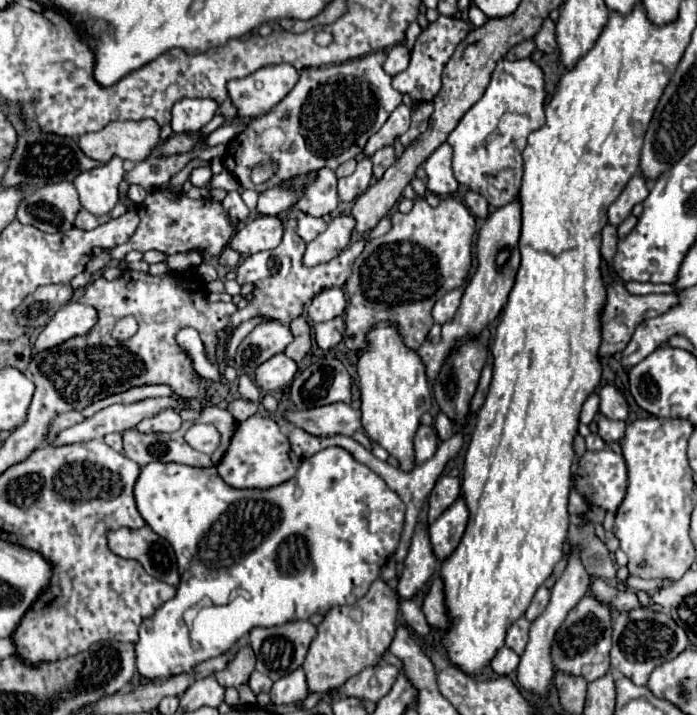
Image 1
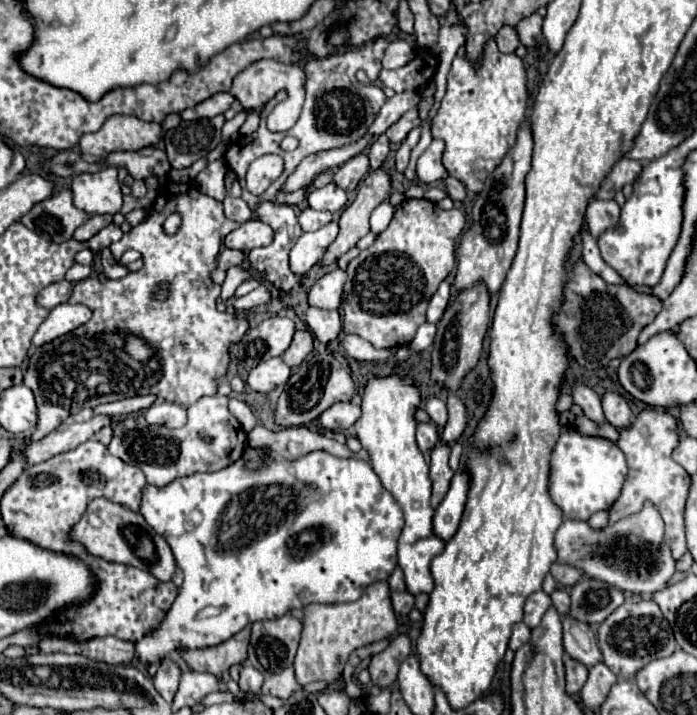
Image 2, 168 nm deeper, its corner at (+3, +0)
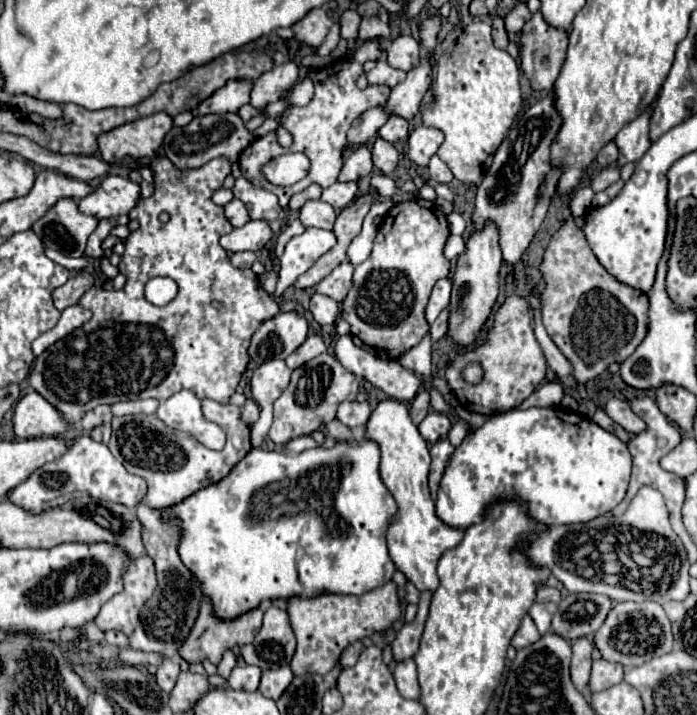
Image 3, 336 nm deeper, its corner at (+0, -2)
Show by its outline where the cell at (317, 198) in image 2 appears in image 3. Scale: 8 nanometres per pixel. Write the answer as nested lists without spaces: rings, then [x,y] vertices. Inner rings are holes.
[[[335,182],[331,186],[327,186],[321,194],[321,200],[329,202],[333,208],[341,210],[345,206],[349,206],[355,200],[357,194],[357,182]]]

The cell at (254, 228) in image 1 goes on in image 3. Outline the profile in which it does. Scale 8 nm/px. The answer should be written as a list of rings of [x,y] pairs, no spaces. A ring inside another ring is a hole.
[[[251,220],[245,226],[235,228],[231,234],[225,234],[219,240],[219,244],[231,254],[245,252],[245,250],[257,252],[257,250],[263,250],[265,244],[271,242],[271,238],[273,238],[273,232],[265,220]]]

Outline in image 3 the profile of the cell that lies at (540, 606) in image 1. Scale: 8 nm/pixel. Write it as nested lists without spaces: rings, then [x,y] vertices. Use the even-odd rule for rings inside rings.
[[[535,602],[531,608],[529,608],[529,616],[533,618],[533,622],[537,624],[537,628],[539,628],[539,632],[541,634],[545,634],[545,632],[549,632],[549,628],[551,628],[551,618],[553,618],[553,606],[551,604],[539,604],[539,602]]]

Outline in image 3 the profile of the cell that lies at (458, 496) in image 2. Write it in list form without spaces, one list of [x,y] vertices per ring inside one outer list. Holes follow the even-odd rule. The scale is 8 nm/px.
[[[515,408],[505,414],[491,416],[481,428],[469,432],[461,446],[455,448],[443,472],[435,508],[437,516],[453,528],[467,528],[481,522],[489,506],[505,498],[517,500],[531,520],[547,526],[589,522],[613,510],[625,498],[629,474],[631,454],[627,444],[623,444],[615,434],[597,426],[593,420],[585,420],[581,414],[567,412],[563,408]],[[529,428],[539,428],[539,436],[527,436],[525,430]]]

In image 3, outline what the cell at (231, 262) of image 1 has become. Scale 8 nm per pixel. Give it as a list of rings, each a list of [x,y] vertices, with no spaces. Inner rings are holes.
[[[237,252],[237,254],[231,254],[231,264],[235,268],[251,268],[255,260],[257,260],[257,256],[253,252]]]

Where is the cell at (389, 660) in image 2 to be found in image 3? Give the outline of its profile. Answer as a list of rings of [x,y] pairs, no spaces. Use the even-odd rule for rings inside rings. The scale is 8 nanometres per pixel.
[[[421,592],[421,598],[419,598],[419,610],[417,610],[417,616],[413,622],[405,624],[395,642],[393,642],[393,656],[395,660],[401,660],[401,658],[411,658],[415,652],[417,652],[417,646],[419,646],[419,638],[423,634],[423,628],[425,628],[425,618],[427,618],[427,612],[429,612],[429,602],[431,602],[431,592]]]

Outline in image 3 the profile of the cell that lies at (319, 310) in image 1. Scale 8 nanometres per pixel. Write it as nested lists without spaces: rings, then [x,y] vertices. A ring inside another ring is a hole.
[[[341,262],[327,278],[323,278],[315,288],[319,294],[331,296],[337,302],[343,302],[349,288],[351,288],[351,276],[353,276],[353,264]]]

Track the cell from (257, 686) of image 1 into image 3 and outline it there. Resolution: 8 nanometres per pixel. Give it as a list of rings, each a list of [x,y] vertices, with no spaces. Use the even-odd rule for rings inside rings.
[[[249,664],[233,668],[231,676],[227,678],[231,688],[235,688],[235,690],[247,690],[247,692],[257,690],[259,680],[261,680],[261,670],[257,666],[249,666]]]

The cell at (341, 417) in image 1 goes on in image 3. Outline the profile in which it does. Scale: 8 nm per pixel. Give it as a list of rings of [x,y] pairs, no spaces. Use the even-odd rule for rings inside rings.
[[[367,400],[365,402],[343,402],[337,410],[337,418],[349,428],[367,424],[369,416],[371,416],[371,406]]]

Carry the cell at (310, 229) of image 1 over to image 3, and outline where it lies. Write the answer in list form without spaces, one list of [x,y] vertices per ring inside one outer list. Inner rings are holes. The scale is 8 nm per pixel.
[[[307,200],[303,208],[299,210],[299,220],[303,226],[315,226],[315,228],[325,228],[331,230],[337,214],[331,204],[323,200]]]

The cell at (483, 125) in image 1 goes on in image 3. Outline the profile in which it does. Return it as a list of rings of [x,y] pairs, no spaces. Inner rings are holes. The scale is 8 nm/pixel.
[[[487,18],[473,20],[465,26],[455,26],[449,30],[441,42],[441,50],[435,58],[437,76],[433,80],[431,100],[419,112],[425,126],[439,128],[445,134],[443,144],[437,150],[437,156],[451,168],[453,176],[465,184],[479,184],[485,170],[491,166],[493,156],[509,132],[513,118],[521,108],[521,90],[519,90],[519,68],[517,62],[505,52],[493,46],[491,24]]]

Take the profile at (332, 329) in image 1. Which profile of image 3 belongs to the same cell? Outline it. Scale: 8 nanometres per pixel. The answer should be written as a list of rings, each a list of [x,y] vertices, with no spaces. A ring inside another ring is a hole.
[[[315,292],[311,296],[311,308],[309,310],[311,310],[313,318],[319,324],[333,324],[335,318],[337,318],[337,314],[339,314],[339,304],[333,298]]]

